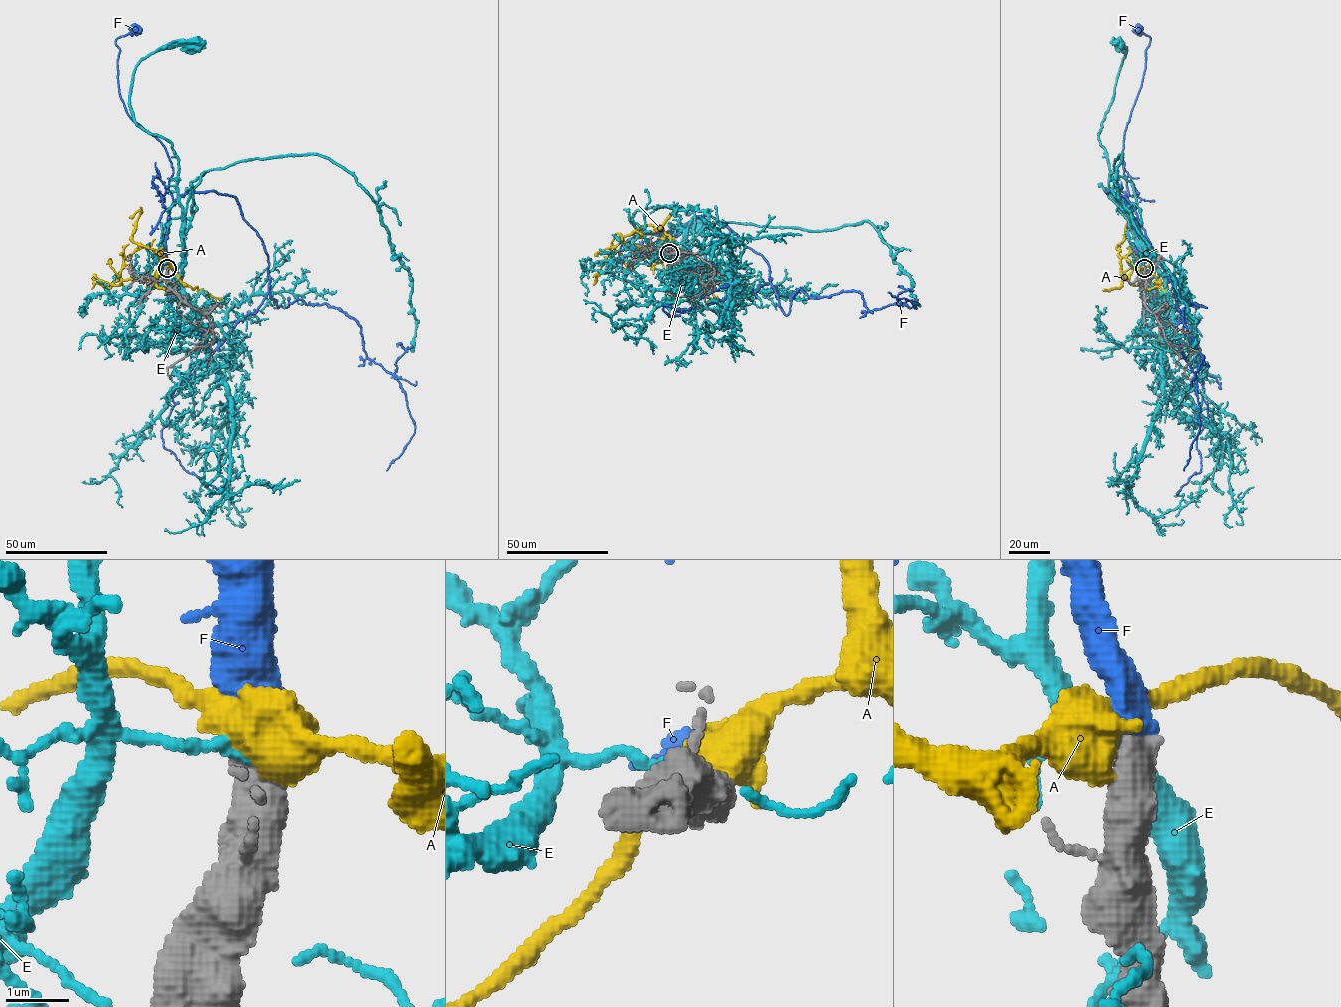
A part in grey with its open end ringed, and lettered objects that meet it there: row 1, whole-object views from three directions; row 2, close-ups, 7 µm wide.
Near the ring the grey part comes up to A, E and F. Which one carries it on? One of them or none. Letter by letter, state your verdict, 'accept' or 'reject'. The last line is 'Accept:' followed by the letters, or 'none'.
A: reject
E: reject
F: accept
Accept: F

